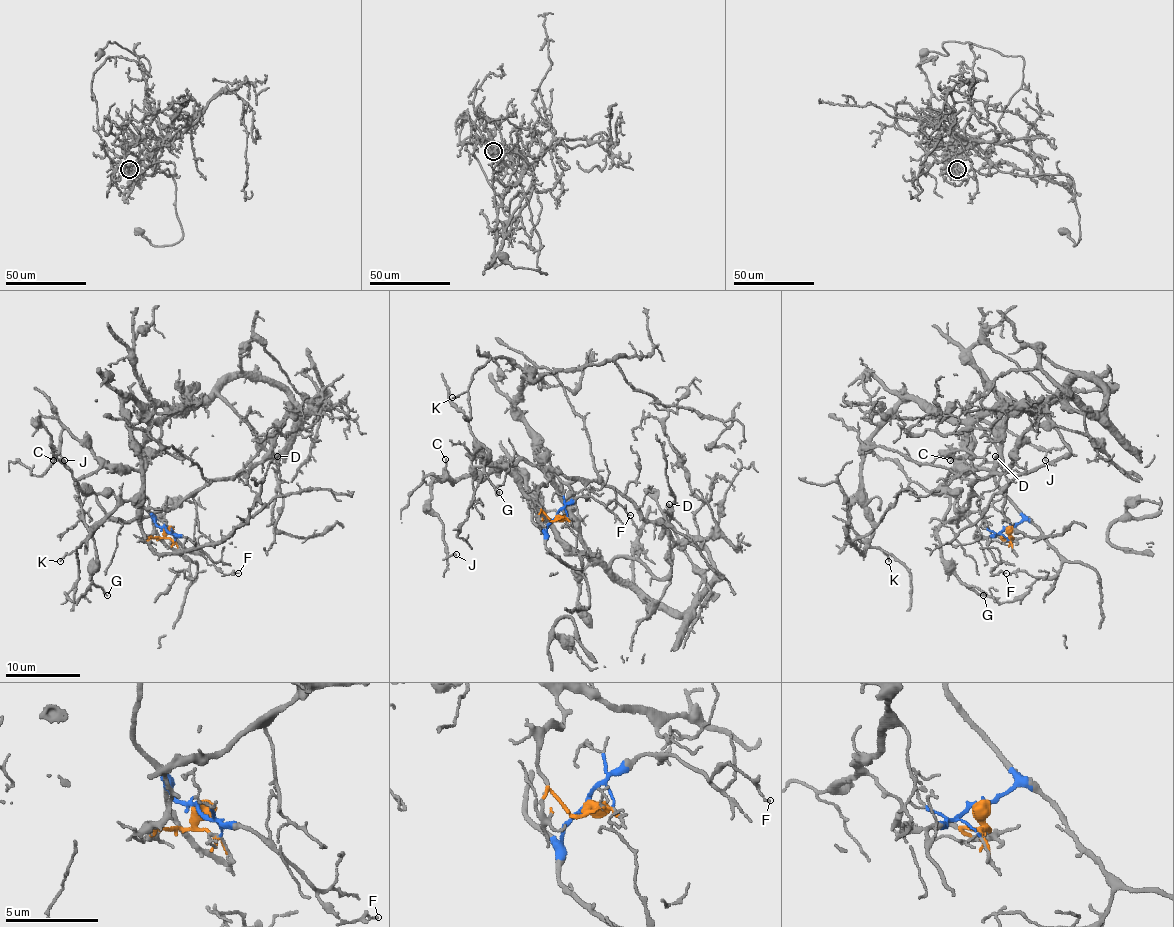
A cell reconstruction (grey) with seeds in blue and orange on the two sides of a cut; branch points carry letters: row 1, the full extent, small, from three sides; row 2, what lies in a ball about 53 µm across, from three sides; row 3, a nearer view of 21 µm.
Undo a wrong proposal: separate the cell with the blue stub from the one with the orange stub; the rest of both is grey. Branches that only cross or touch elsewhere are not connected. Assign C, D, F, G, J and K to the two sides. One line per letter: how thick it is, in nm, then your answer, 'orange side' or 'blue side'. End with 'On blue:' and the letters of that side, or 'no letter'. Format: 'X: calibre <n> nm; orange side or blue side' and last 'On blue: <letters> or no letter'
C: calibre 140 nm; blue side
D: calibre 170 nm; blue side
F: calibre 90 nm; blue side
G: calibre 180 nm; blue side
J: calibre 110 nm; blue side
K: calibre 110 nm; blue side
On blue: C, D, F, G, J, K

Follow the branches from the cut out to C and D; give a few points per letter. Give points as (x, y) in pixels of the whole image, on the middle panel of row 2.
C: (556, 517), (542, 530), (533, 521), (533, 500), (505, 470), (452, 481), (445, 459)
D: (556, 517), (542, 530), (533, 506), (574, 549), (608, 564), (633, 556), (663, 579), (670, 570), (668, 504)

